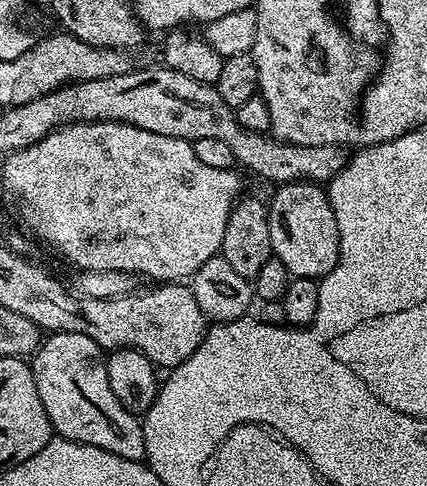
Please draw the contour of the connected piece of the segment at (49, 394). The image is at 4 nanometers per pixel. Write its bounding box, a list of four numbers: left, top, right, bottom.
[30,332,146,460]

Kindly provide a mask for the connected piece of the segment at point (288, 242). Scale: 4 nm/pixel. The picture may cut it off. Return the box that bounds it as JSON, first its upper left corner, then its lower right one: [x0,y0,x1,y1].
[268,180,340,278]

